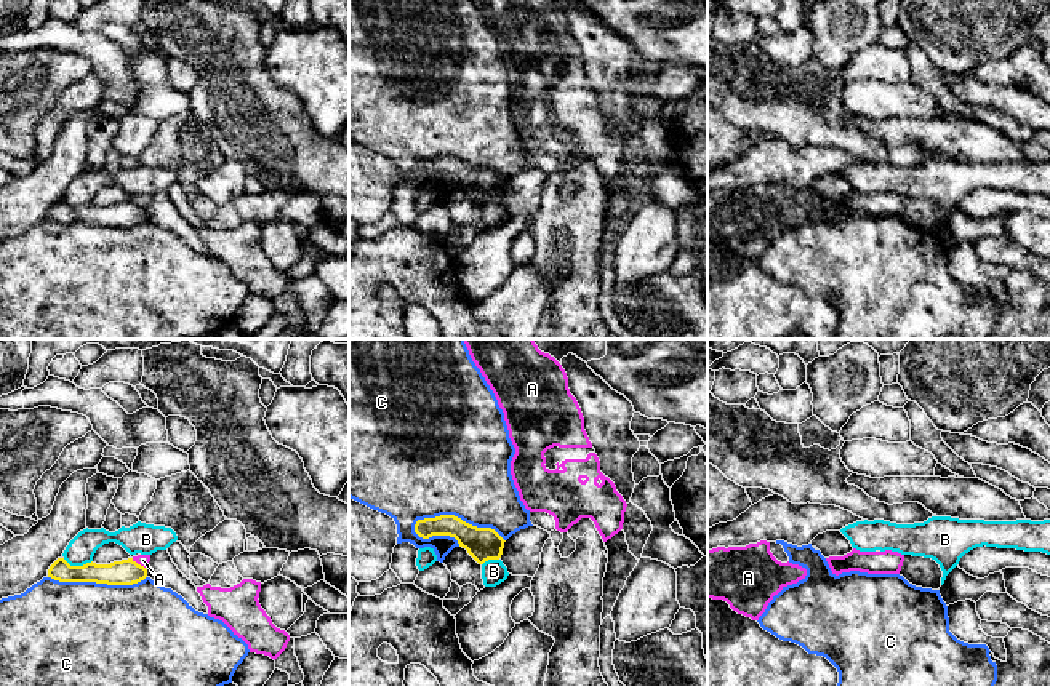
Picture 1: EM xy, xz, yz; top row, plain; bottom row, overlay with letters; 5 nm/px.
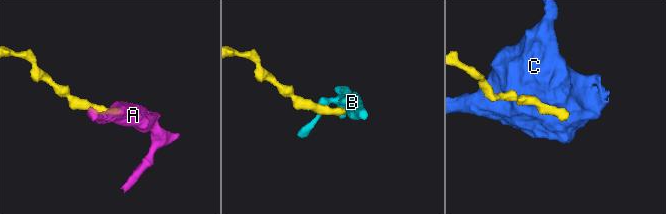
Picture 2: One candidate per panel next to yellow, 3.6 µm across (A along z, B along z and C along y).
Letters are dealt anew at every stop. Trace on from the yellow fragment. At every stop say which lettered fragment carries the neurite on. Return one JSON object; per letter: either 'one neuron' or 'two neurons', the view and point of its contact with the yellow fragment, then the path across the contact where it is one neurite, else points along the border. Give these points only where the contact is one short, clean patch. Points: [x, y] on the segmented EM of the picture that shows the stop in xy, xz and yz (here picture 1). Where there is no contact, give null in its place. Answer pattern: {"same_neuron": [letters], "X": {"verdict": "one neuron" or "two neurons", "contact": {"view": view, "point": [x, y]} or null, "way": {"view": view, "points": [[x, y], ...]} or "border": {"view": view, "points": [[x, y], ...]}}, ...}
{"same_neuron": [], "A": {"verdict": "two neurons", "contact": {"view": "xy", "point": [136, 563]}, "border": {"view": "xy", "points": [[132, 558], [144, 568]]}}, "B": {"verdict": "two neurons", "contact": {"view": "xy", "point": [77, 566]}}, "C": {"verdict": "two neurons", "contact": {"view": "xz", "point": [460, 518]}}}

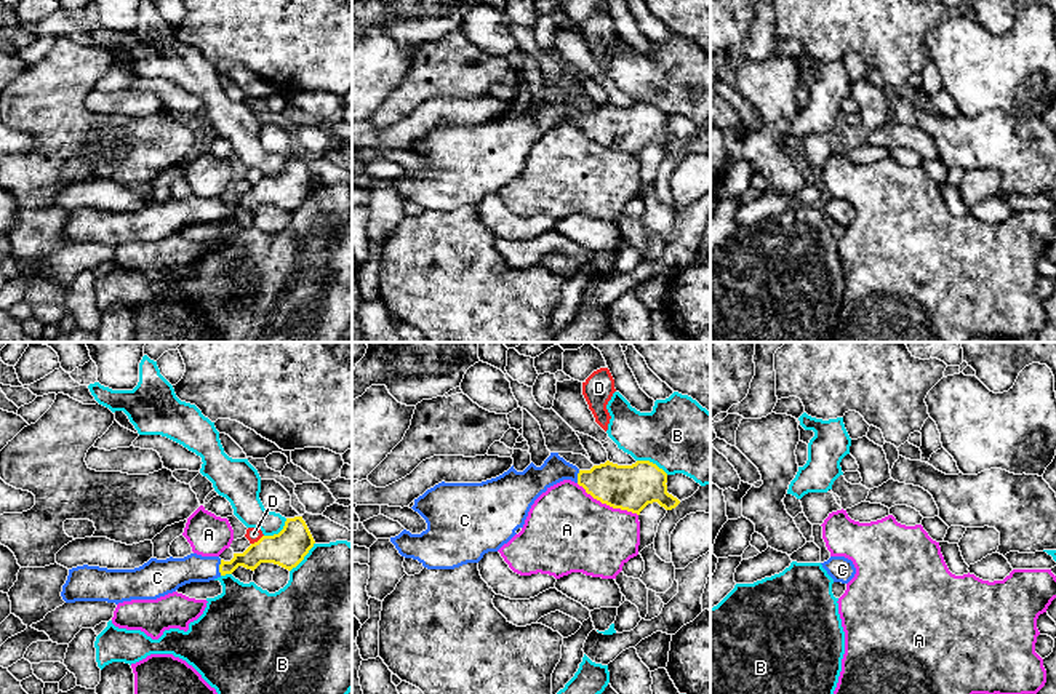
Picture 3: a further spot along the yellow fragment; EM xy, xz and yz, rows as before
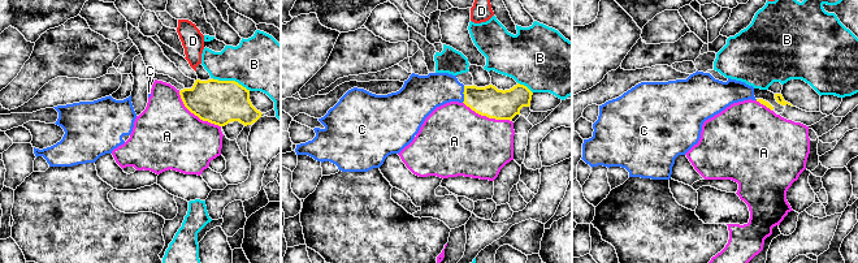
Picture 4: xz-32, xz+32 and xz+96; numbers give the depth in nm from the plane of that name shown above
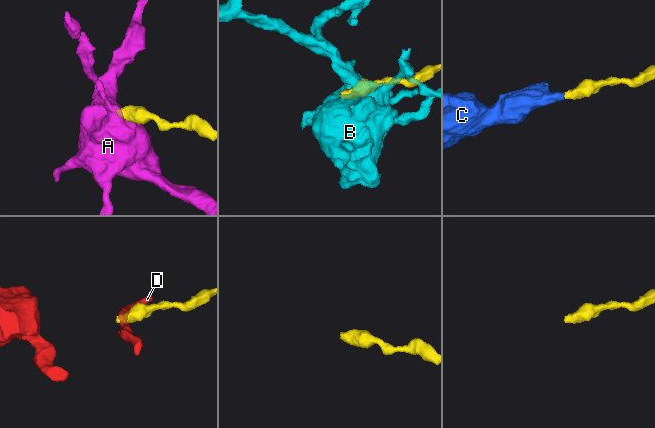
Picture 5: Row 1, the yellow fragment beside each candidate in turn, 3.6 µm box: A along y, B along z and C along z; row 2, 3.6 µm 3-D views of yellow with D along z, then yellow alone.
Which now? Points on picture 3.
{"same_neuron": ["C"], "A": {"verdict": "two neurons", "contact": {"view": "xz", "point": [607, 504]}, "border": {"view": "xz", "points": [[576, 483], [602, 502], [637, 515]]}}, "B": {"verdict": "two neurons", "contact": {"view": "xz", "point": [652, 462]}, "border": {"view": "xz", "points": [[637, 459], [655, 462], [668, 474]]}}, "C": {"verdict": "one neuron", "contact": {"view": "xy", "point": [220, 568]}, "way": {"view": "xy", "points": [[266, 550], [220, 568], [189, 568], [172, 573]]}}, "D": {"verdict": "two neurons", "contact": {"view": "xy", "point": [258, 541]}, "border": {"view": "xy", "points": [[263, 534], [252, 544]]}}}

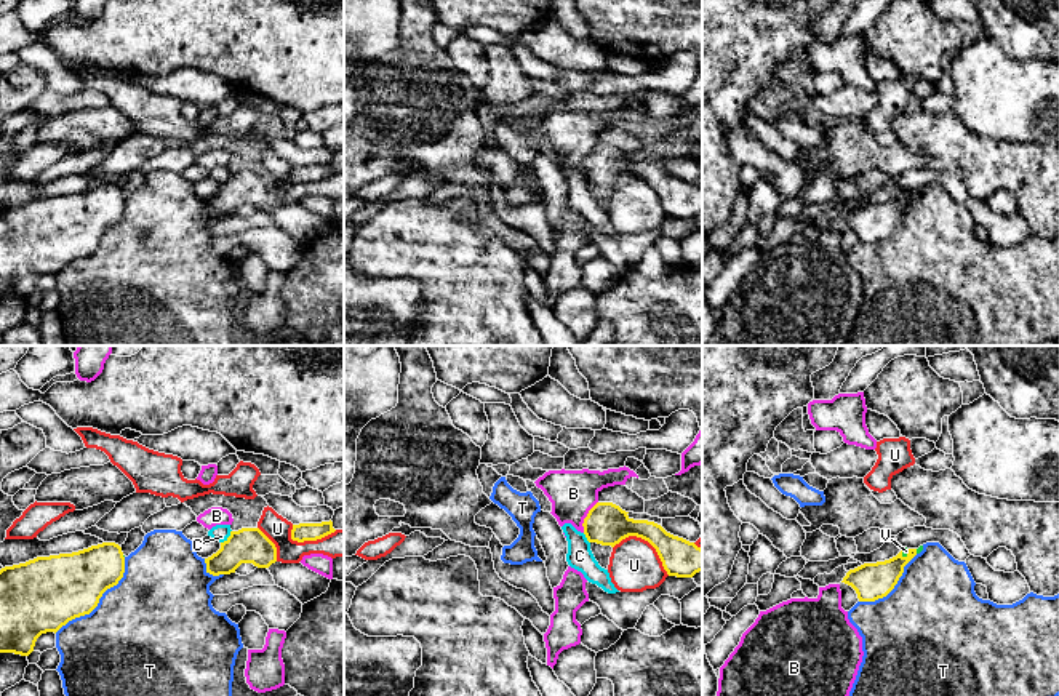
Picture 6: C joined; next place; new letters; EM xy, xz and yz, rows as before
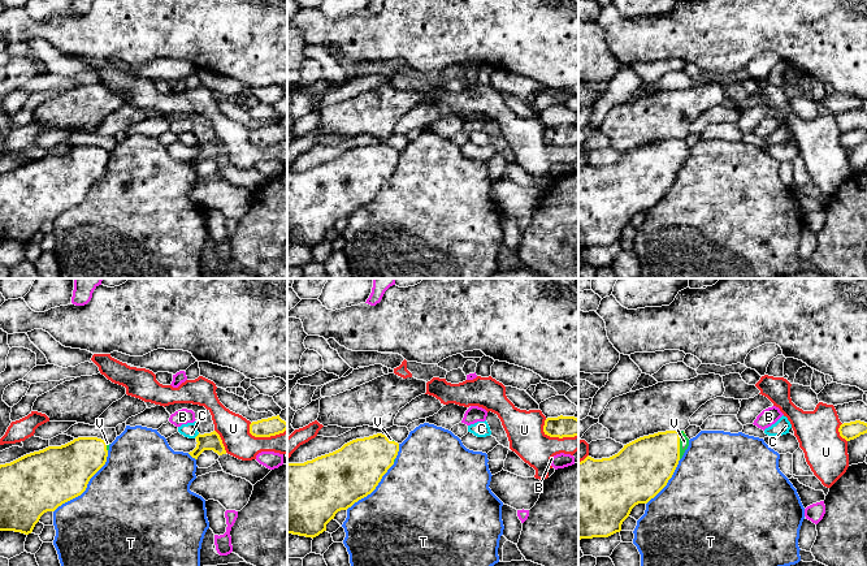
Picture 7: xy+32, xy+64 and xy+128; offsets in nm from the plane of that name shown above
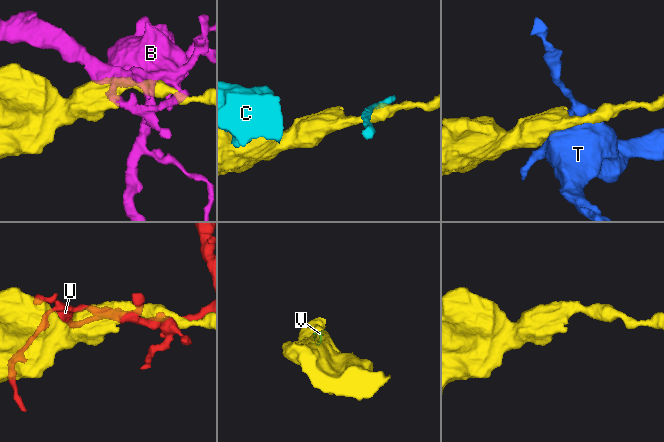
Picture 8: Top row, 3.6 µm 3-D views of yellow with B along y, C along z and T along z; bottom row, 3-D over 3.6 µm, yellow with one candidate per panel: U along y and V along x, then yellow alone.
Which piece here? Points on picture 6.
{"same_neuron": ["V"], "B": {"verdict": "two neurons", "contact": {"view": "xz", "point": [586, 517]}}, "C": {"verdict": "two neurons", "contact": {"view": "xy", "point": [229, 536]}, "border": {"view": "xy", "points": [[231, 530], [221, 543]]}}, "T": {"verdict": "two neurons", "contact": {"view": "xy", "point": [98, 600]}}, "U": {"verdict": "two neurons", "contact": {"view": "xz", "point": [647, 540]}}, "V": {"verdict": "one neuron", "contact": {"view": "yz", "point": [903, 551]}}}

